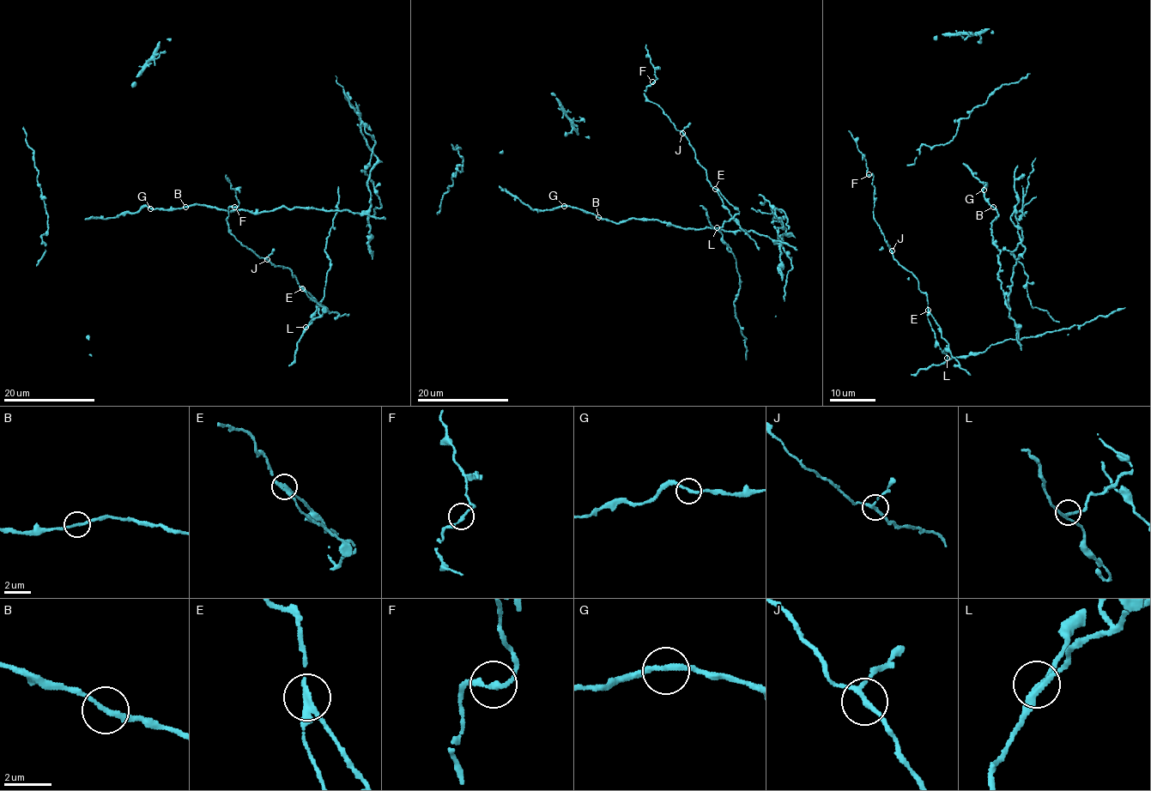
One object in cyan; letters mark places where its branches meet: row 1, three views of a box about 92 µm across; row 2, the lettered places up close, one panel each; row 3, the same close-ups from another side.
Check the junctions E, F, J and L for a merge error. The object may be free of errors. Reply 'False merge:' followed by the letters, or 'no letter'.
False merge: E

